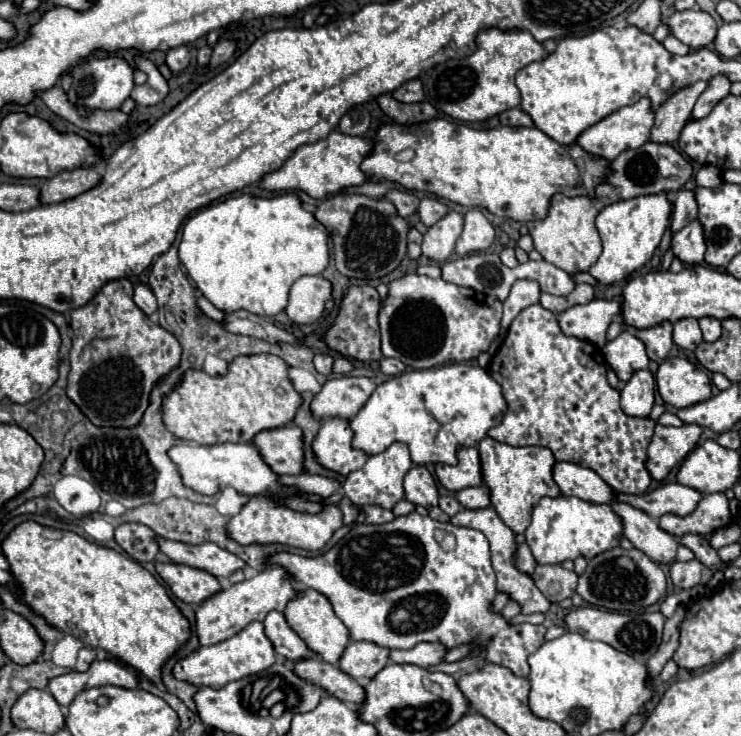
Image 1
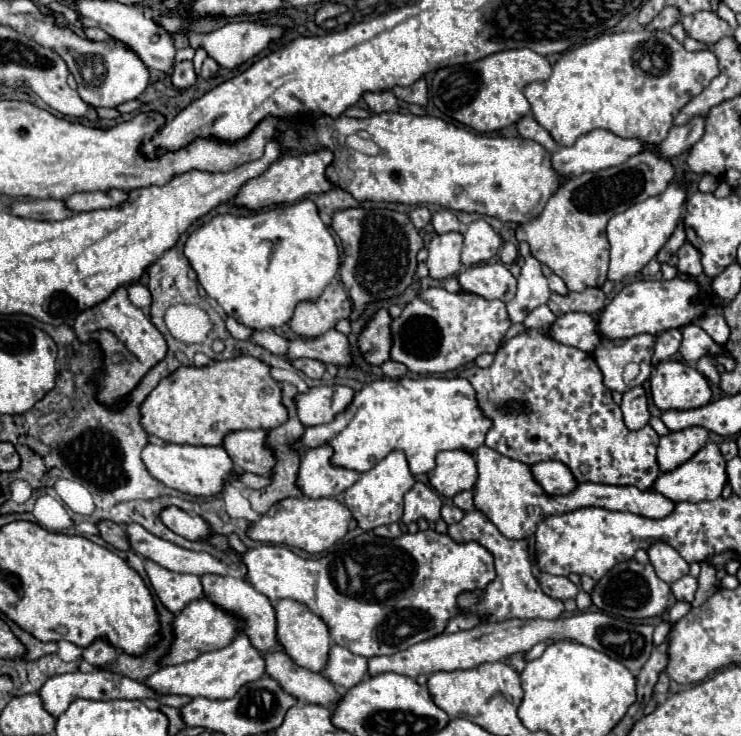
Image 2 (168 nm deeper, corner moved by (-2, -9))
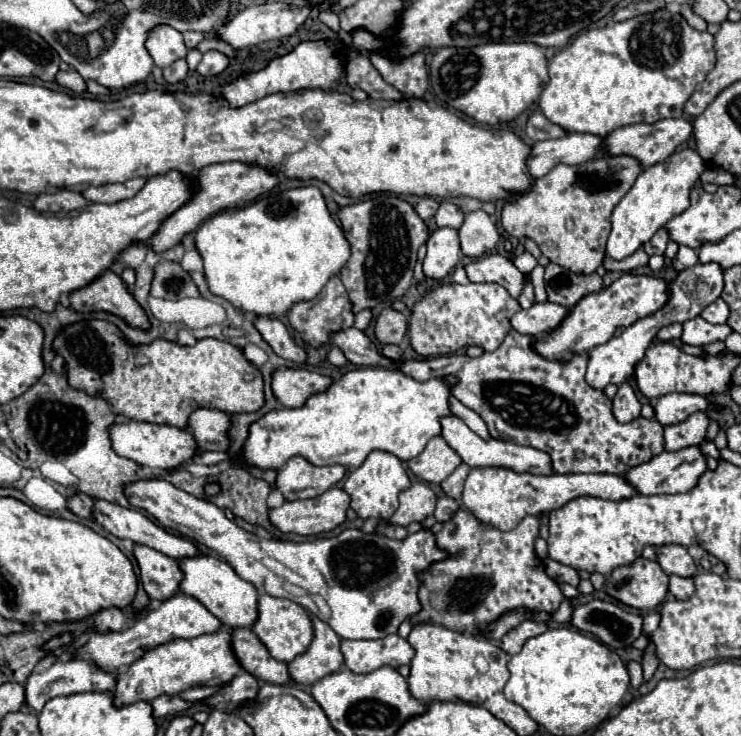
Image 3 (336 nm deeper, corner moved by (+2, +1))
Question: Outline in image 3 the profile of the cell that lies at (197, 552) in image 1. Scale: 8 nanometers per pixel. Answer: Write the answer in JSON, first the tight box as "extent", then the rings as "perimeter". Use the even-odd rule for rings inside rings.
{"extent":[93,500,201,560],"perimeter":[[[97,500],[95,502],[95,508],[93,508],[93,516],[95,520],[107,530],[111,532],[113,536],[117,538],[129,538],[133,540],[135,544],[143,544],[143,546],[149,546],[169,558],[175,558],[175,560],[183,560],[183,558],[193,558],[193,556],[199,556],[201,552],[197,550],[197,546],[181,536],[175,536],[175,534],[169,534],[165,532],[163,528],[159,528],[155,522],[151,522],[149,518],[145,518],[145,514],[141,514],[139,510],[133,510],[133,508],[123,508],[119,504],[111,504],[107,500]]]}

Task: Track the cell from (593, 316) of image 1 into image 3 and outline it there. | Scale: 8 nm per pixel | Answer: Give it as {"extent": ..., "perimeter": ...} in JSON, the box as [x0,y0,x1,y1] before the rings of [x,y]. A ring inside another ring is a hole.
{"extent":[511,302,569,336],"perimeter":[[[551,302],[545,304],[533,304],[527,310],[519,310],[511,318],[511,326],[519,334],[527,336],[545,336],[547,332],[553,332],[561,326],[561,322],[569,316],[569,310],[565,306],[557,306]]]}

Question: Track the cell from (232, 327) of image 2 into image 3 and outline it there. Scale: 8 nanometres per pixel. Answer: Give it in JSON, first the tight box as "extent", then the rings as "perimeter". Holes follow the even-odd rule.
{"extent":[253,316,307,364],"perimeter":[[[259,316],[253,324],[259,330],[259,334],[263,336],[263,340],[273,348],[273,352],[277,356],[281,356],[285,360],[291,360],[291,362],[297,362],[297,364],[307,362],[307,352],[291,340],[291,336],[289,336],[287,328],[283,326],[283,322]]]}

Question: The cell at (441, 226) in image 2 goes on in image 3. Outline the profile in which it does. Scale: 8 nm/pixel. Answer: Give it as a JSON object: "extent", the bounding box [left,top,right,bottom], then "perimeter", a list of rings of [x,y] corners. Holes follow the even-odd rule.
{"extent":[435,202,463,228],"perimeter":[[[441,202],[441,204],[439,204],[439,210],[437,210],[437,214],[435,214],[435,222],[437,222],[439,228],[443,228],[443,226],[459,228],[461,222],[463,222],[463,214],[461,214],[461,210],[459,210],[455,204],[451,204],[451,202]]]}

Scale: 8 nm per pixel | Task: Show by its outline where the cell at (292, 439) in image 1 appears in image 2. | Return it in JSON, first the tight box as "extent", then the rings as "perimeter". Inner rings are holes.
{"extent":[223,430,275,476],"perimeter":[[[239,430],[229,432],[223,440],[225,452],[235,466],[245,472],[253,472],[259,476],[269,476],[275,464],[271,450],[265,448],[265,430]]]}

